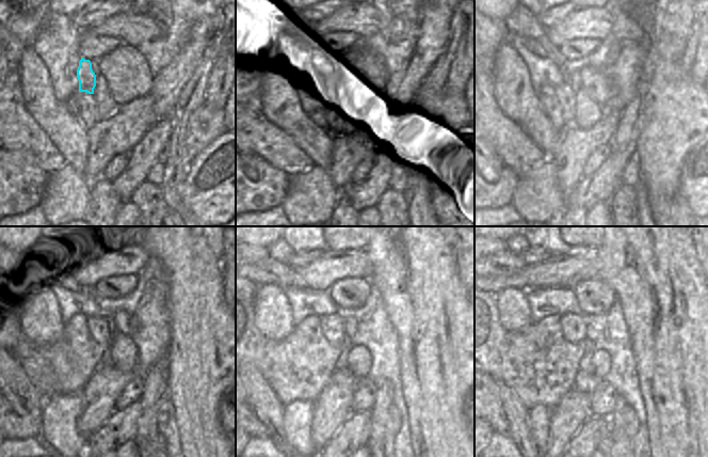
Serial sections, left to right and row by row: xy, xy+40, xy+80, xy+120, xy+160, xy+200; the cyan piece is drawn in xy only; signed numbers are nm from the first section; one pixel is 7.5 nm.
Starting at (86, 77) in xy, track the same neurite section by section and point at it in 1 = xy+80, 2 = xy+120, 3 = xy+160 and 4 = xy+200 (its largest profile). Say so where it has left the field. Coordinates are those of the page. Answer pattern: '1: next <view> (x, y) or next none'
1: next xy+80 (541, 46)
2: next xy+120 (54, 278)
3: next xy+160 (266, 271)
4: next xy+200 (504, 263)

